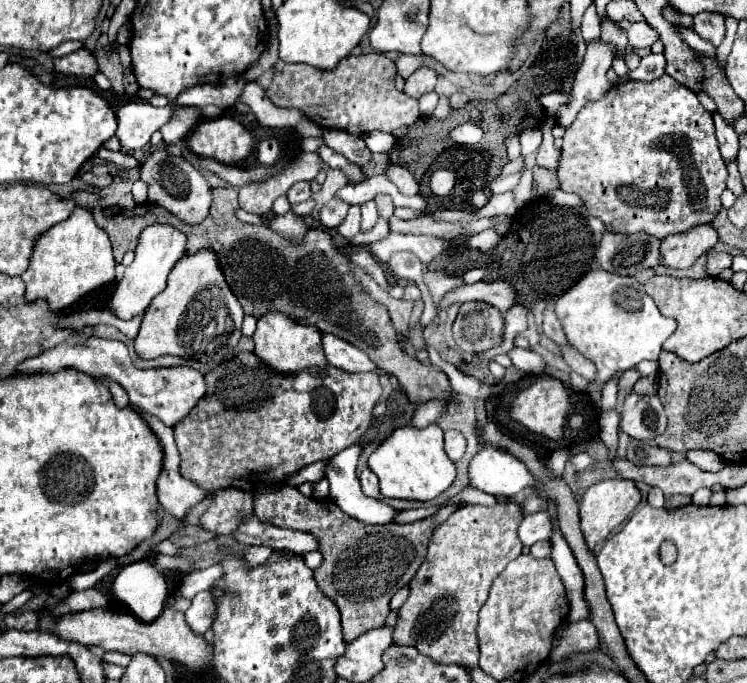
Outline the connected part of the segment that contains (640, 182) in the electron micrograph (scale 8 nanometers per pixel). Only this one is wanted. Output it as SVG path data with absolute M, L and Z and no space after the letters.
M662 74L656 80L650 82L622 82L616 84L608 90L608 94L598 100L598 102L588 102L576 116L572 128L568 128L562 136L564 144L562 144L562 156L560 156L560 166L558 166L558 182L560 188L564 192L572 192L578 194L586 206L586 210L600 218L606 226L606 230L610 232L618 232L618 234L636 234L636 232L646 232L650 236L658 236L658 238L666 238L670 234L680 234L686 232L694 226L700 224L710 224L714 220L714 216L722 210L720 204L720 194L726 190L726 164L722 162L720 150L718 150L718 140L716 140L716 132L714 132L714 120L712 114L706 112L706 108L698 102L696 92L692 92L690 88L686 88L684 84L676 82L672 76Z

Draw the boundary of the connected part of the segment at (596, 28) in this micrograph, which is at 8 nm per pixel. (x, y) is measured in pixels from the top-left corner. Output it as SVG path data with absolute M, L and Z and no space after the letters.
M592 4L584 14L581 31L586 43L596 41L600 38L600 20L594 4Z

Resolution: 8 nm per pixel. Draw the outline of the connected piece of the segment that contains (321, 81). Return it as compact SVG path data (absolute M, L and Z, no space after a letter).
M380 52L348 56L332 72L278 60L266 94L276 106L296 108L322 128L338 128L356 136L364 136L374 130L394 132L402 126L412 126L420 118L418 100L396 90L396 74L398 70L394 60Z

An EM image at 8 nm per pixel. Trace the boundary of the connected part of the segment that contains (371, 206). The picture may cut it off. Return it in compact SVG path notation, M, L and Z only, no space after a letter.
M366 202L360 206L362 208L362 232L370 232L376 222L378 222L378 210L376 210L376 204L374 202Z

